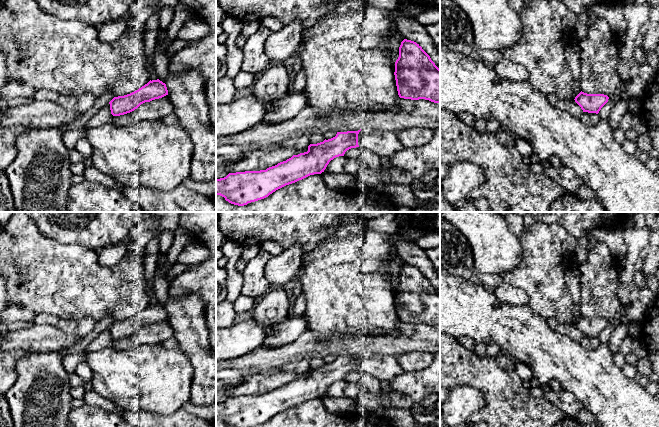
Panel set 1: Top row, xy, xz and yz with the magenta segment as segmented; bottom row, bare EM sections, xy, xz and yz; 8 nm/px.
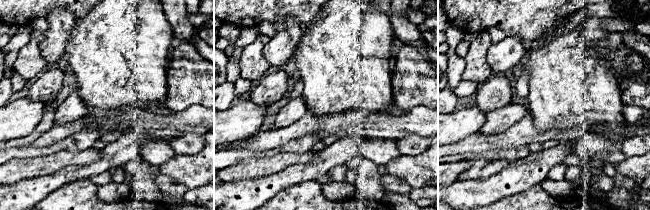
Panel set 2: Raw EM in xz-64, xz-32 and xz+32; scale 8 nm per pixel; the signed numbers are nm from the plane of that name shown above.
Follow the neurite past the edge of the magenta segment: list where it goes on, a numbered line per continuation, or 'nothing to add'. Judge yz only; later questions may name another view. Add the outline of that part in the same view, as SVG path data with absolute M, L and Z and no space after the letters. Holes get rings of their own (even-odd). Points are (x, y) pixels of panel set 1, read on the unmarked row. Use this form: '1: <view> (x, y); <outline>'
nothing to add

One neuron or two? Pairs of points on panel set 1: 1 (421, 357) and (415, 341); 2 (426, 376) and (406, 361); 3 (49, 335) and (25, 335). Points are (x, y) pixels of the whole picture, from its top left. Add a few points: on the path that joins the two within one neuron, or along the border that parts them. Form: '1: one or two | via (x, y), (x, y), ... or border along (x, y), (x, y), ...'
1: two | border along (429, 351), (408, 351), (397, 357)
2: two | border along (429, 364), (417, 371), (404, 372)
3: one | via (43, 335), (31, 335)

